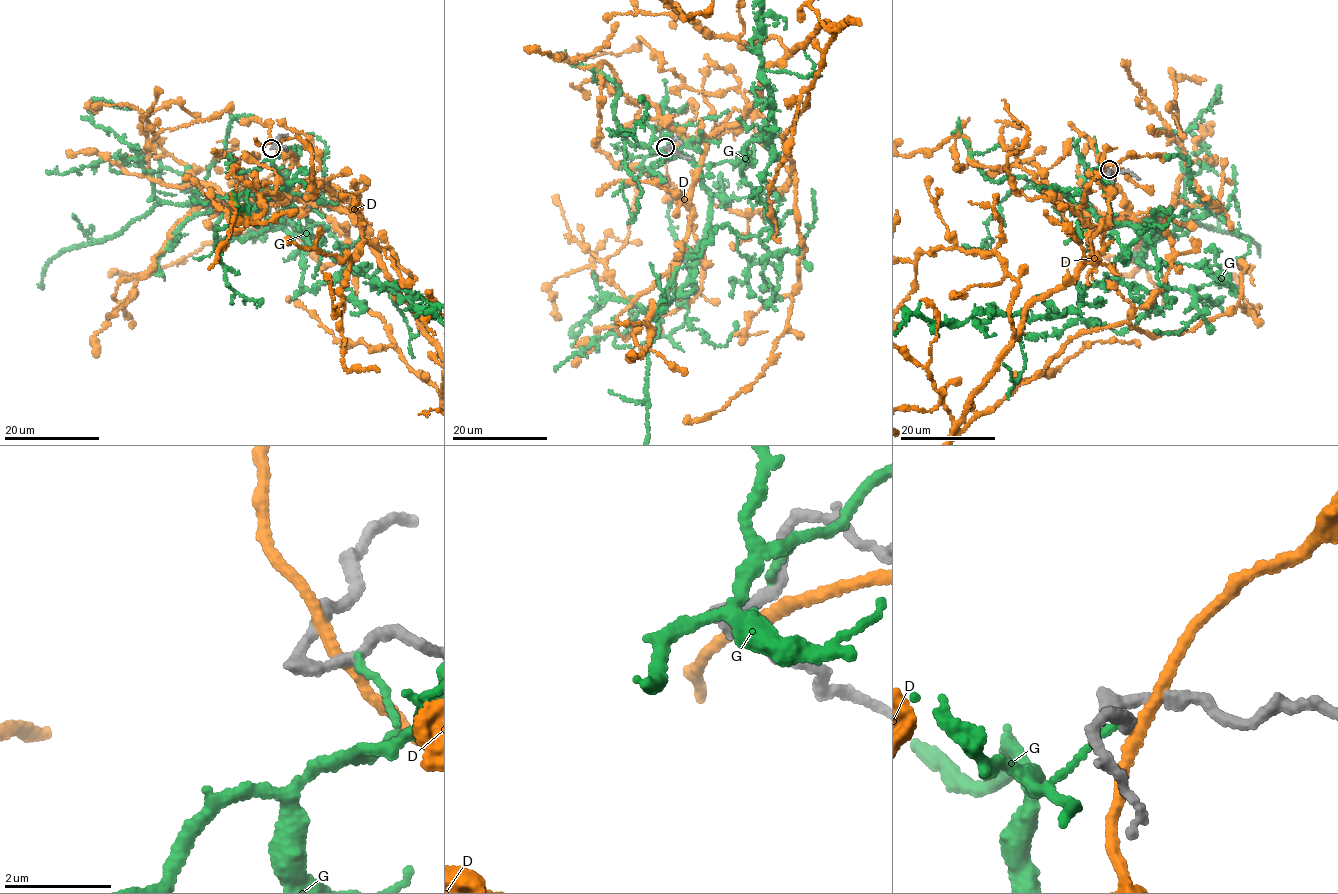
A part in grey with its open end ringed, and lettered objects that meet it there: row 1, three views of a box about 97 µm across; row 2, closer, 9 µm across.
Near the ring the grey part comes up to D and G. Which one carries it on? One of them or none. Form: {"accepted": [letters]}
{"accepted": []}

